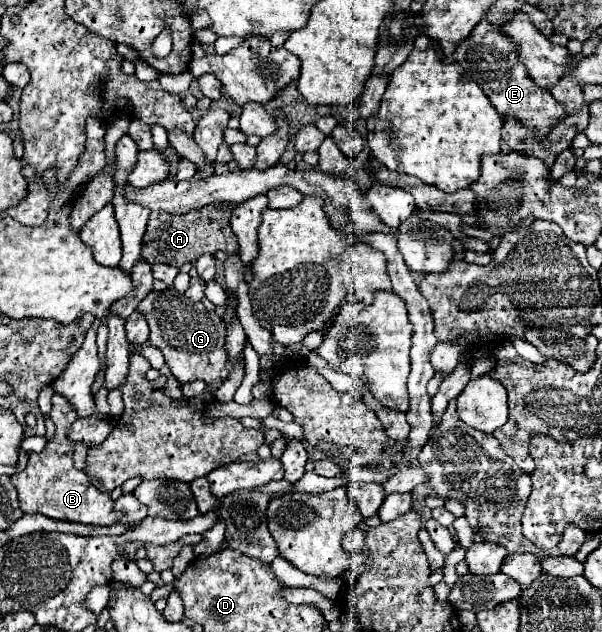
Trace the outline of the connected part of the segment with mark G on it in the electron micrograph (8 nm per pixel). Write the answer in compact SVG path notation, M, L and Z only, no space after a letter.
M173 287L165 291L153 291L141 301L137 311L147 319L151 337L149 343L155 345L169 365L175 379L183 383L191 381L219 381L221 369L227 361L225 349L225 323L215 311L207 311L201 301L191 301Z

